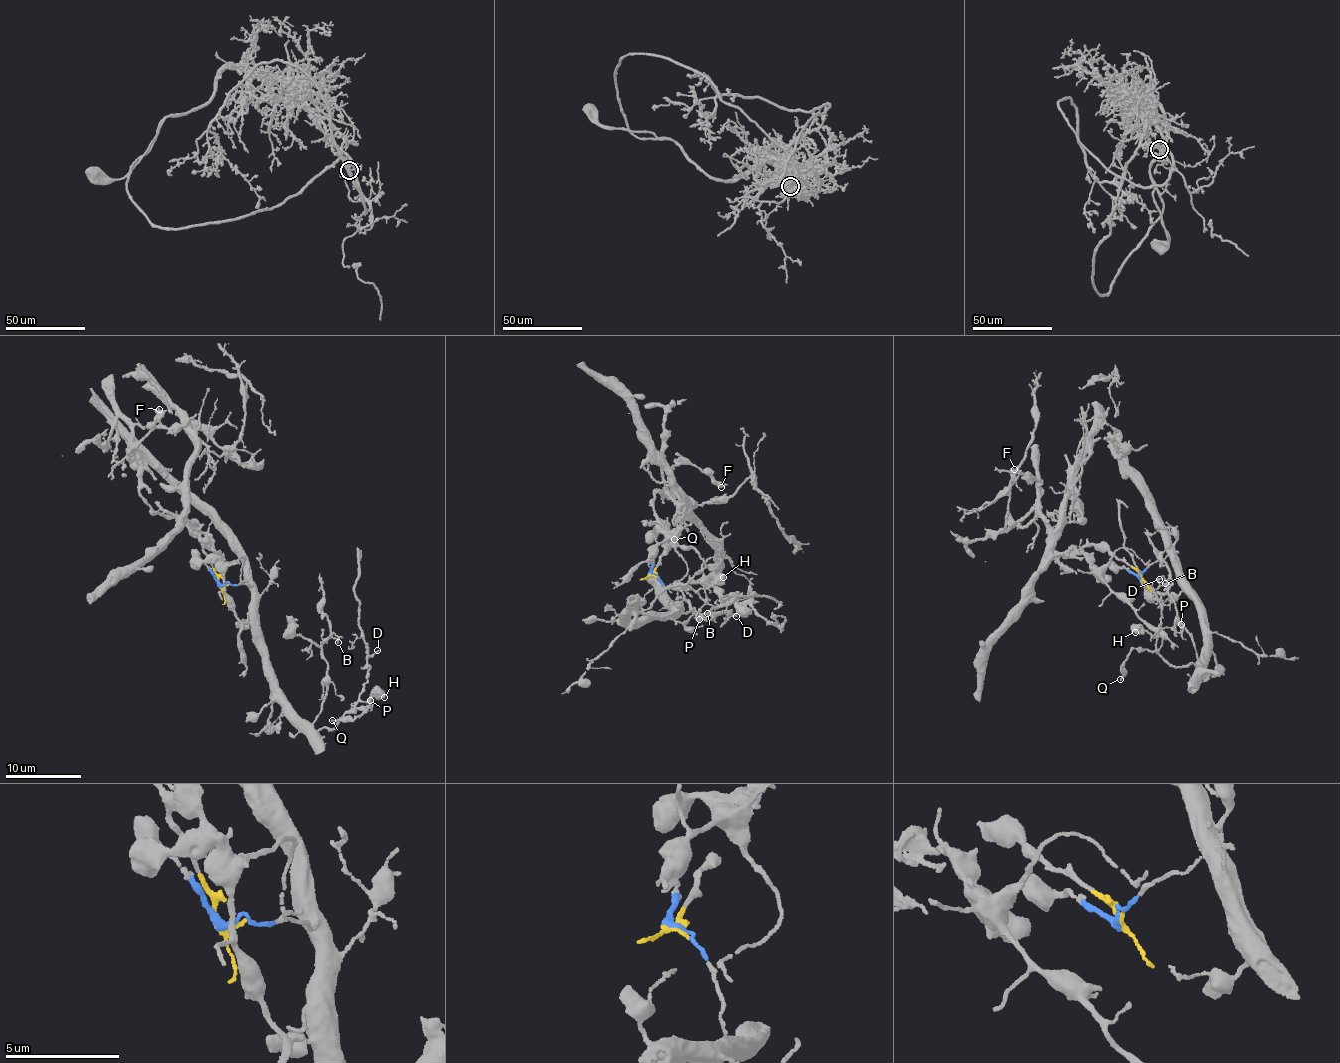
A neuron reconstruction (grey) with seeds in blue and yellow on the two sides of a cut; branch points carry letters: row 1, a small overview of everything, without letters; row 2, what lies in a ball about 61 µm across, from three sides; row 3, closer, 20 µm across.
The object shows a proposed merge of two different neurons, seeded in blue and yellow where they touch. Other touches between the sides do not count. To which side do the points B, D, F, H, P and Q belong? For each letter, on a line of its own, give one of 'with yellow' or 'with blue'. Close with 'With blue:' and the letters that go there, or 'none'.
B: with blue
D: with blue
F: with yellow
H: with blue
P: with blue
Q: with blue
With blue: B, D, H, P, Q

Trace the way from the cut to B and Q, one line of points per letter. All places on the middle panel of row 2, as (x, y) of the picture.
B: (650, 574), (667, 591), (667, 613), (625, 617), (707, 614)
Q: (650, 574), (667, 591), (667, 613), (655, 611), (643, 621), (625, 617), (703, 569), (699, 553), (674, 538)

